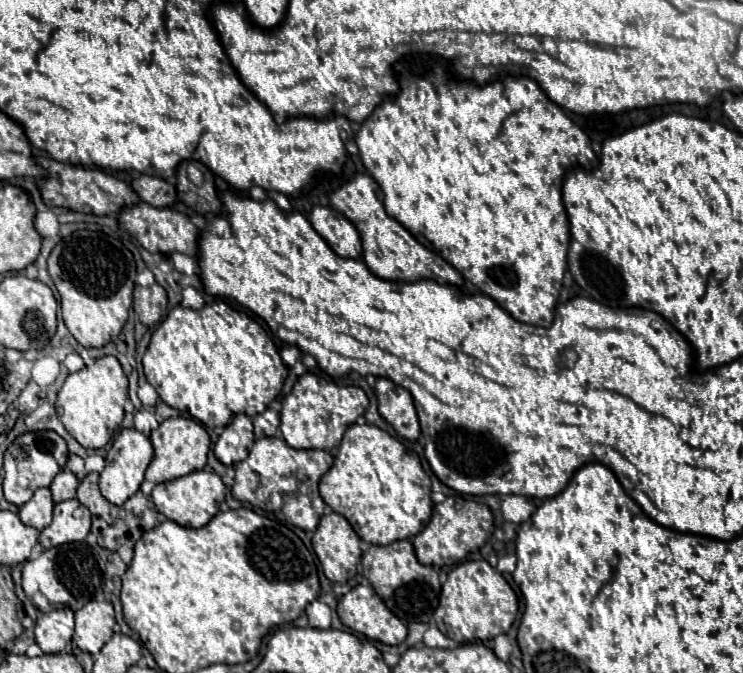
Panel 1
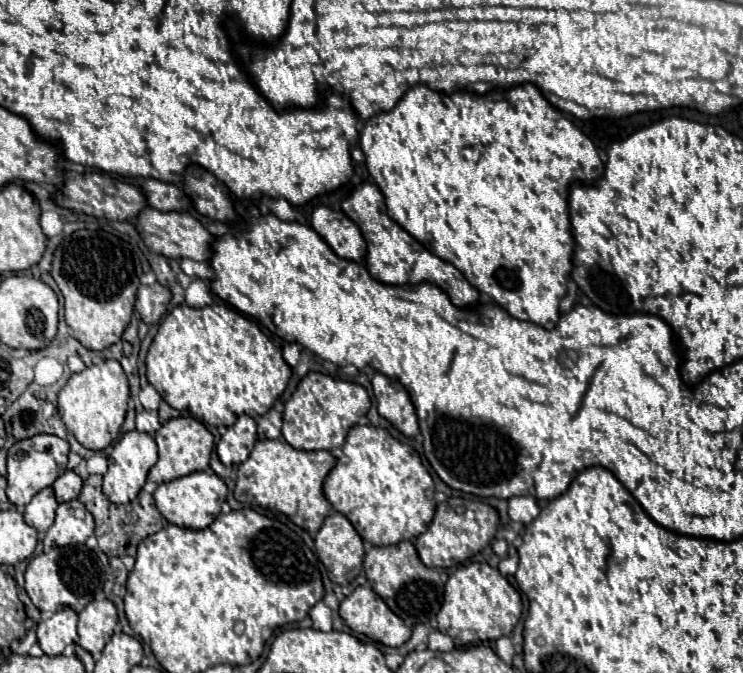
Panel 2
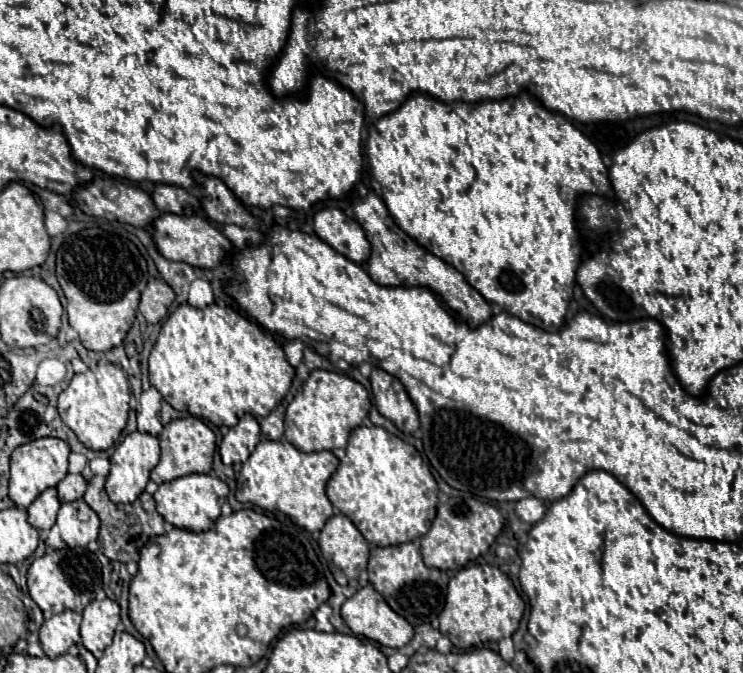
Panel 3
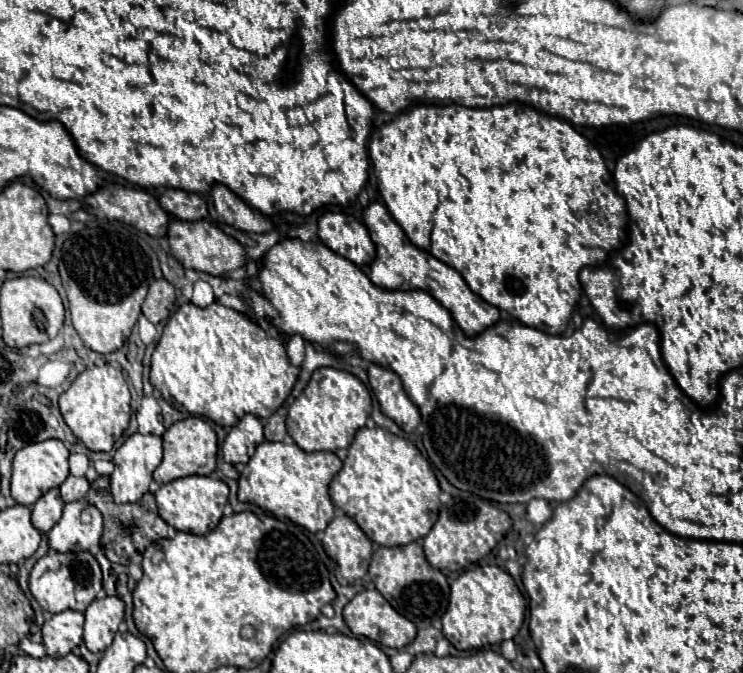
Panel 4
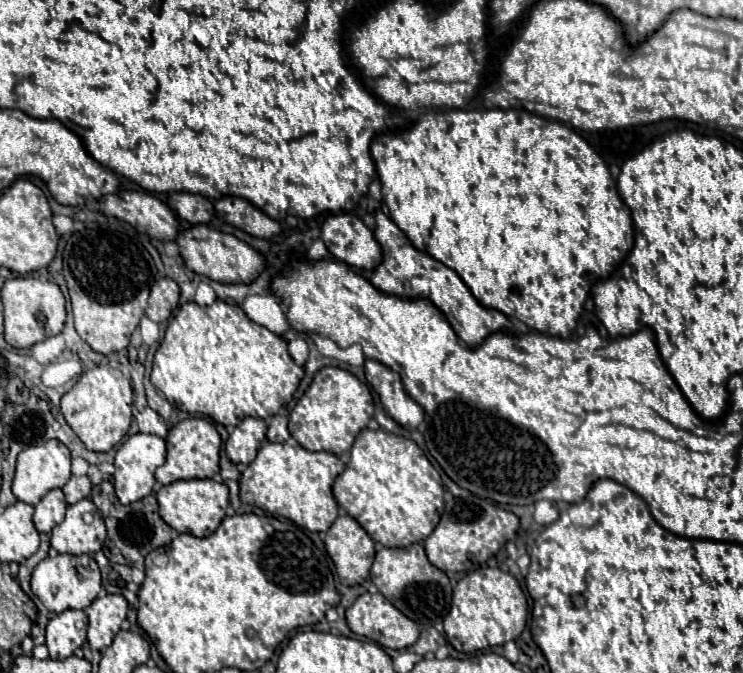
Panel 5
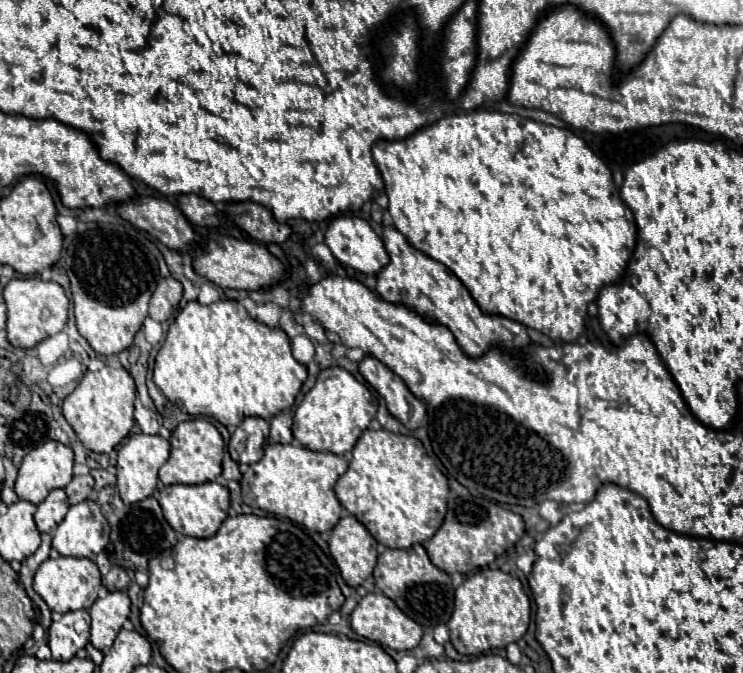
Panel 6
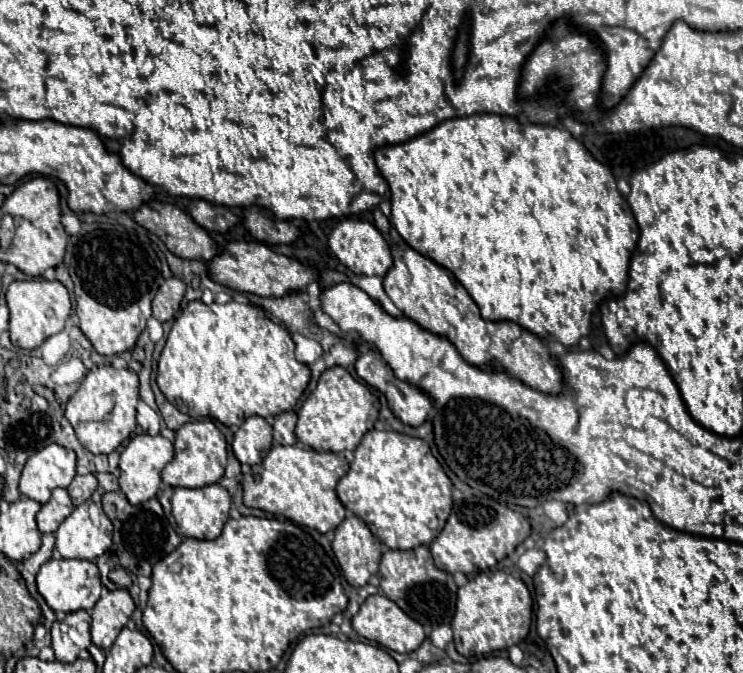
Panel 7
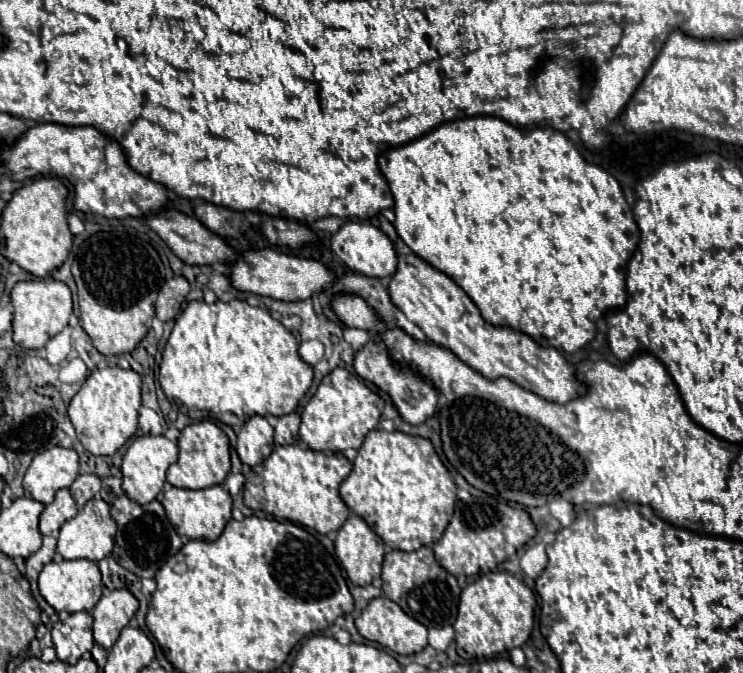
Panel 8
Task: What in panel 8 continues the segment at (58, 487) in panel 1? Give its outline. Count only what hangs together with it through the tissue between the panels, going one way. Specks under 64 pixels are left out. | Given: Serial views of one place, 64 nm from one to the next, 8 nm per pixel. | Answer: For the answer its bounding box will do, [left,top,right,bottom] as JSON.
[70,474,100,506]

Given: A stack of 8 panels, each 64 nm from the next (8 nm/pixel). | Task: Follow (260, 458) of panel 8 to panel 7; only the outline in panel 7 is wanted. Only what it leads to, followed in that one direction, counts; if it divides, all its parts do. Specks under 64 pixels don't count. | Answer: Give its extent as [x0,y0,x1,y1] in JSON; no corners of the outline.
[232,416,272,466]

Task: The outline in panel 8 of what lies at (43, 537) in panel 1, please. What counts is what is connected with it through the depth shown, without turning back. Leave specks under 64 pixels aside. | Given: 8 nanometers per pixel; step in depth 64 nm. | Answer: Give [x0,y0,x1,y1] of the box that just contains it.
[58,500,116,560]

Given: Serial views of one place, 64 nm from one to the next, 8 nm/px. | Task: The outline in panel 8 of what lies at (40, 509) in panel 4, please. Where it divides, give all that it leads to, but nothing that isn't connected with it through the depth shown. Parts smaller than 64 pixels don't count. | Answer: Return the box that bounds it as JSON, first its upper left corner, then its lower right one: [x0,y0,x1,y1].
[40,490,78,536]

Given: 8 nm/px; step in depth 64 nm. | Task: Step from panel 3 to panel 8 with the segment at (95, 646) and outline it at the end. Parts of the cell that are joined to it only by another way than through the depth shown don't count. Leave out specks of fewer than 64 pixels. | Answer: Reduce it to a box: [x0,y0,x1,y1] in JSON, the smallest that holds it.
[92,588,138,650]

